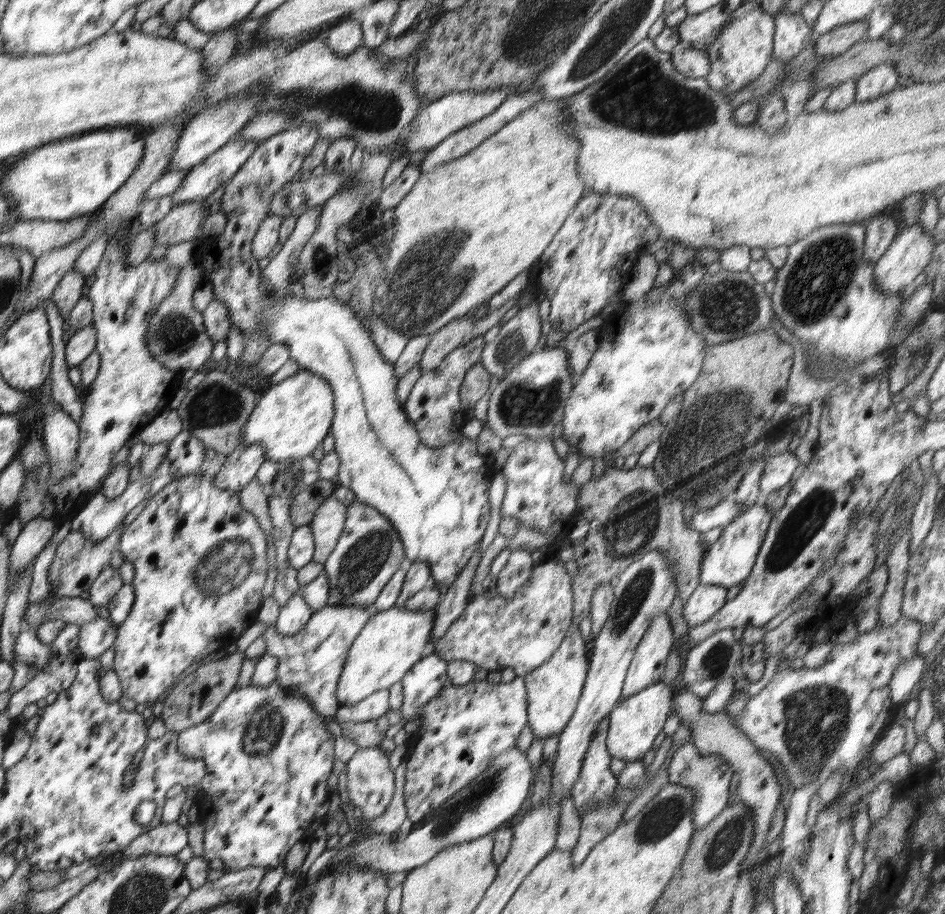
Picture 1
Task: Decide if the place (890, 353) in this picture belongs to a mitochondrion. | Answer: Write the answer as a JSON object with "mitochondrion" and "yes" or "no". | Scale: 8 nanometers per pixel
{"mitochondrion":"no"}

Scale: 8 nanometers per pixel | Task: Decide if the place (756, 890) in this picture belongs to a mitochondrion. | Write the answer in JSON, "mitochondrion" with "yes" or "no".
{"mitochondrion":"no"}

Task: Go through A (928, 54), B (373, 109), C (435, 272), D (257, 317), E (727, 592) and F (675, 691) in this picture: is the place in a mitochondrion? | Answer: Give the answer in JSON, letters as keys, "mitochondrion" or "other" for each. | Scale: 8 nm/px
{"A":"mitochondrion","B":"mitochondrion","C":"mitochondrion","D":"other","E":"other","F":"other"}

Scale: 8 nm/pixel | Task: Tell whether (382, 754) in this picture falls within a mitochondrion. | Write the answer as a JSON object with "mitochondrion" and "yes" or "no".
{"mitochondrion":"no"}

